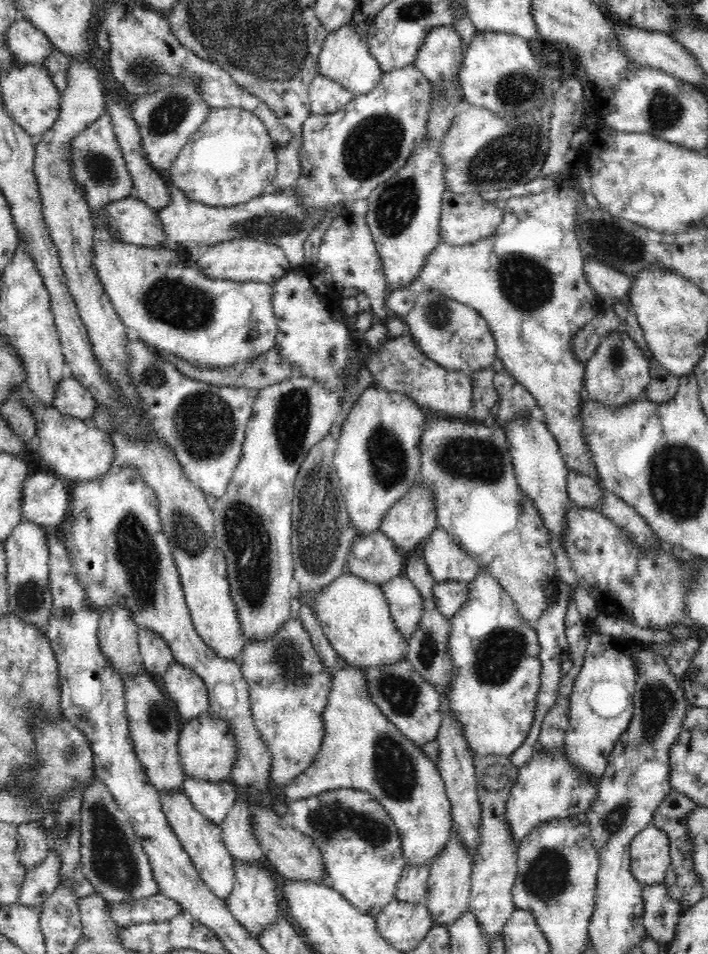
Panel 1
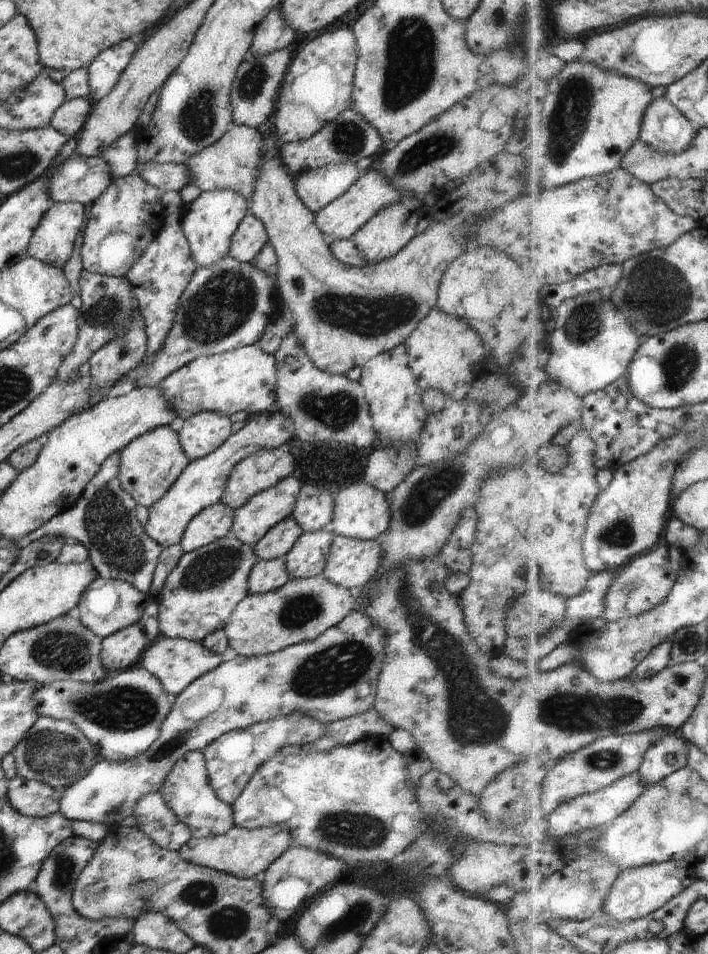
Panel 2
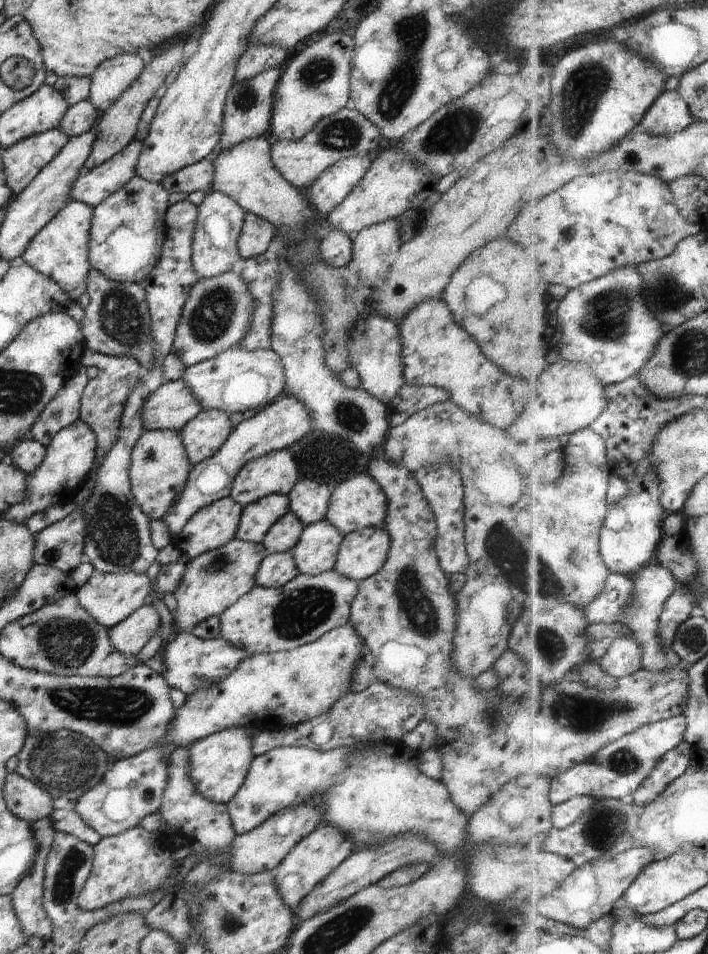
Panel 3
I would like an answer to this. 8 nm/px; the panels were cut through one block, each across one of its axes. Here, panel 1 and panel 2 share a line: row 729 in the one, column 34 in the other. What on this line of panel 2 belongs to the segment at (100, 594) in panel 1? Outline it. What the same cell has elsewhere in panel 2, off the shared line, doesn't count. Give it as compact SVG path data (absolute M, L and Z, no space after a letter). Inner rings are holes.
M53 203L33 230L25 255L62 269L83 224L83 205Z

